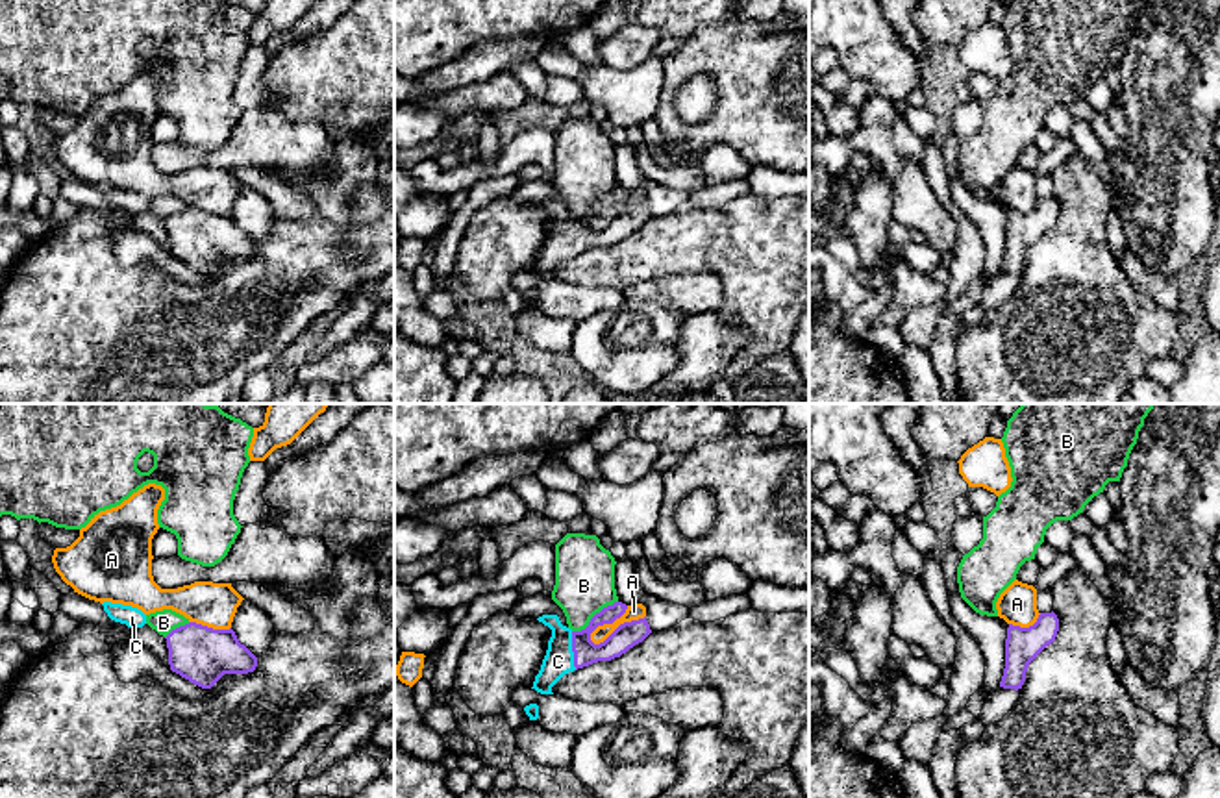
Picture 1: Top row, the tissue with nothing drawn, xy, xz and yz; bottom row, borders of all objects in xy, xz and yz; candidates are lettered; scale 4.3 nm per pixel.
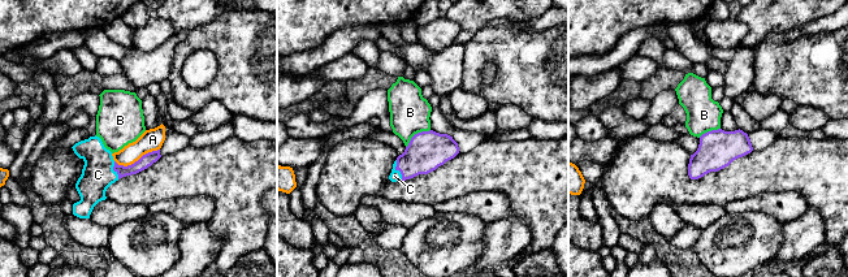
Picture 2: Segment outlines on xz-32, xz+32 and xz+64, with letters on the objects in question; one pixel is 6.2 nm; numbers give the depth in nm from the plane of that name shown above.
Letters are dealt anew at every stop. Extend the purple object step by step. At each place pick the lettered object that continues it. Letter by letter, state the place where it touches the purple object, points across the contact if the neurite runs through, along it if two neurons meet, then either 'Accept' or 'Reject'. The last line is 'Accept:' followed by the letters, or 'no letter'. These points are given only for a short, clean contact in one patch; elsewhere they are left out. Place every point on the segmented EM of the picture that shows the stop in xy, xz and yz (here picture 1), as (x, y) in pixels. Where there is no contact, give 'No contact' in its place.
A: Touches purple at xz (619, 626). Boundary: xz (645, 615), (621, 623), (598, 643), (589, 639). Reject
B: Touches purple at xz (593, 617). Boundary: xz (617, 600), (604, 606), (584, 628), (572, 632). Reject
C: Touches purple at xz (572, 650). Path across: xz (626, 635), (608, 650), (572, 650), (558, 661). Accept
Accept: C

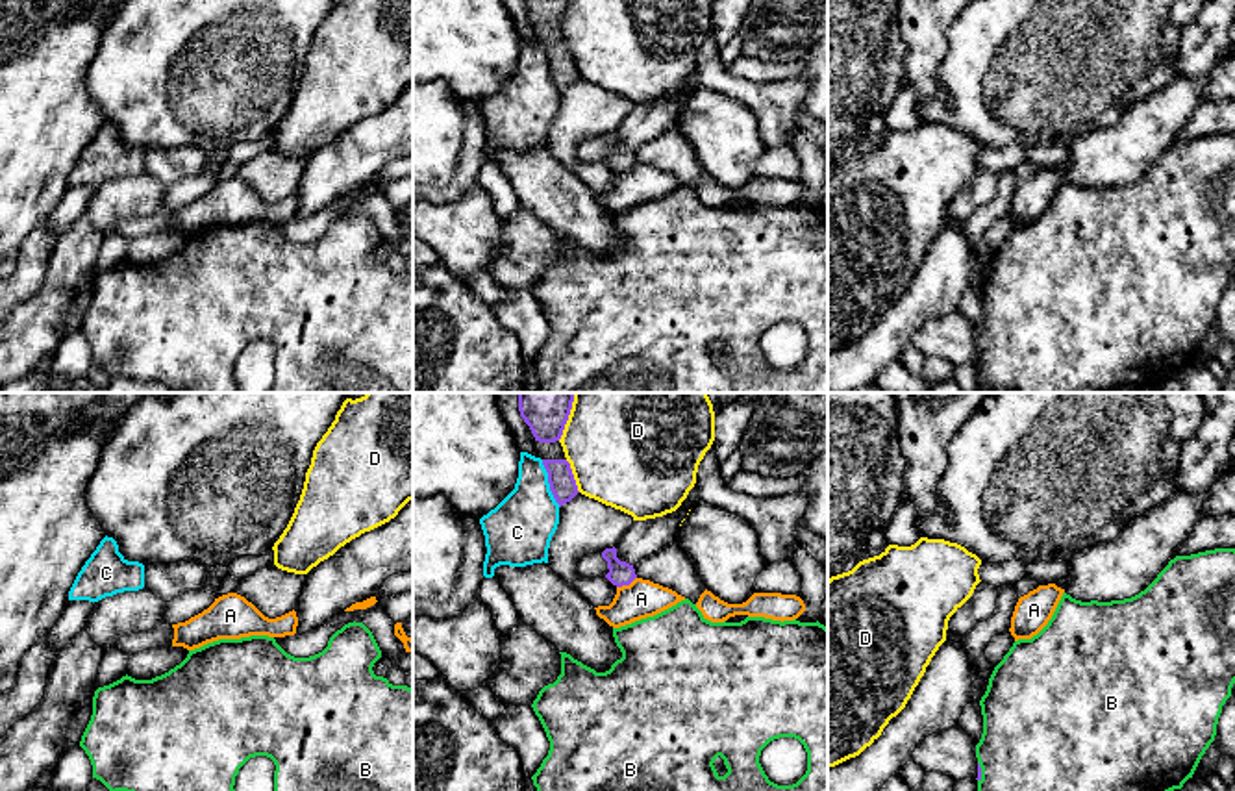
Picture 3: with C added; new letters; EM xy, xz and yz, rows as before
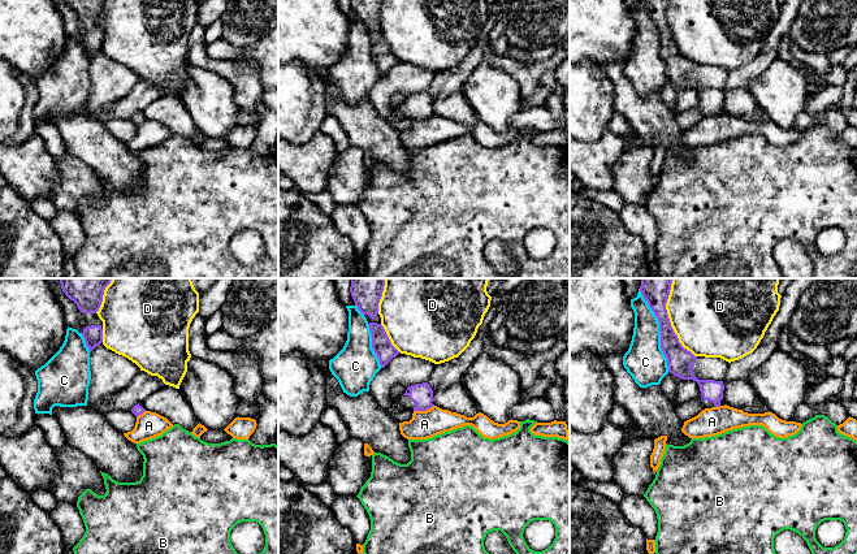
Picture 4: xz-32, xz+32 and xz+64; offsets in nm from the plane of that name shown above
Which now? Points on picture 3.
A: Touches purple at xz (626, 584). Boundary: xz (636, 577), (617, 588). Reject
B: Touches purple at yz (980, 771). Reject
C: Touches purple at xz (548, 482). Reject
D: Touches purple at xz (573, 477). Reject
Accept: no letter

